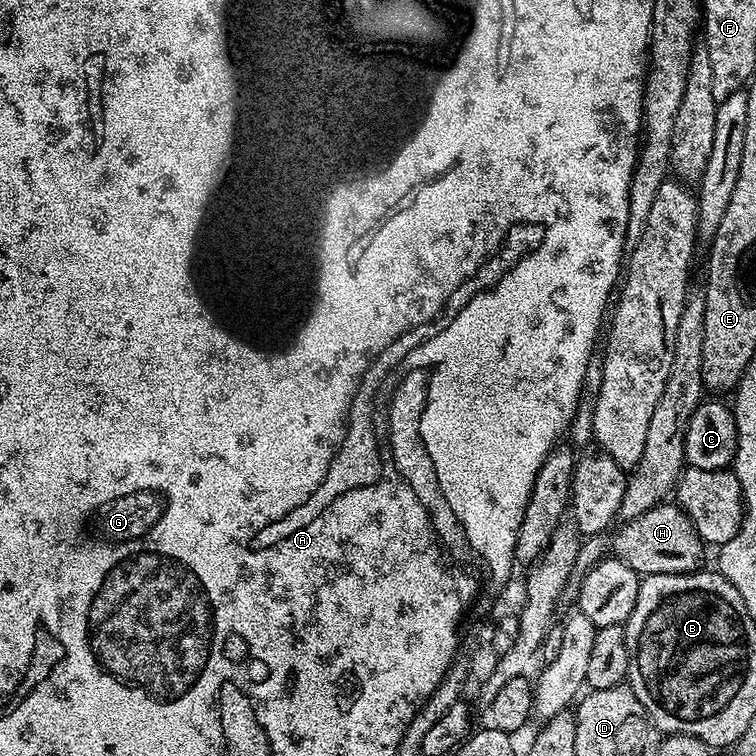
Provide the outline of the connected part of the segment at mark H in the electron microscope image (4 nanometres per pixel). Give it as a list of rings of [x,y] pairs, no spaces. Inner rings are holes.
[[[675,502],[658,504],[655,508],[646,510],[646,514],[633,520],[625,520],[619,526],[620,529],[618,529],[619,527],[615,529],[617,532],[612,544],[610,540],[611,555],[617,560],[626,562],[626,566],[630,566],[630,570],[639,572],[641,577],[654,574],[682,574],[697,571],[701,567],[700,559],[703,558],[704,551],[706,551],[704,539],[698,534],[698,530],[694,530],[690,518],[680,509],[679,504]]]

